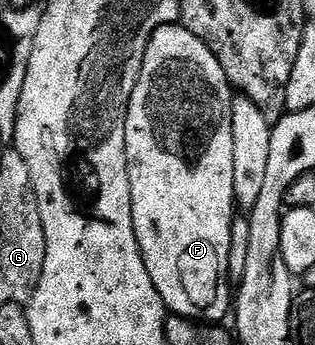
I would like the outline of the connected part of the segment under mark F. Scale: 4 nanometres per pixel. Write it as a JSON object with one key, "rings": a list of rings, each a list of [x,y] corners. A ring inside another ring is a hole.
{"rings":[[[169,23],[166,27],[155,29],[151,41],[145,50],[143,65],[139,73],[139,81],[131,93],[129,112],[125,122],[125,152],[129,166],[131,181],[131,213],[135,221],[135,237],[141,250],[143,261],[147,265],[147,273],[151,273],[151,281],[155,281],[155,289],[159,289],[159,297],[165,302],[166,308],[174,315],[182,315],[185,319],[208,321],[214,325],[222,322],[221,318],[231,311],[231,295],[225,292],[225,279],[231,253],[231,231],[235,218],[235,149],[231,145],[230,106],[235,98],[229,85],[229,78],[223,73],[213,50],[195,37],[183,25]]]}

